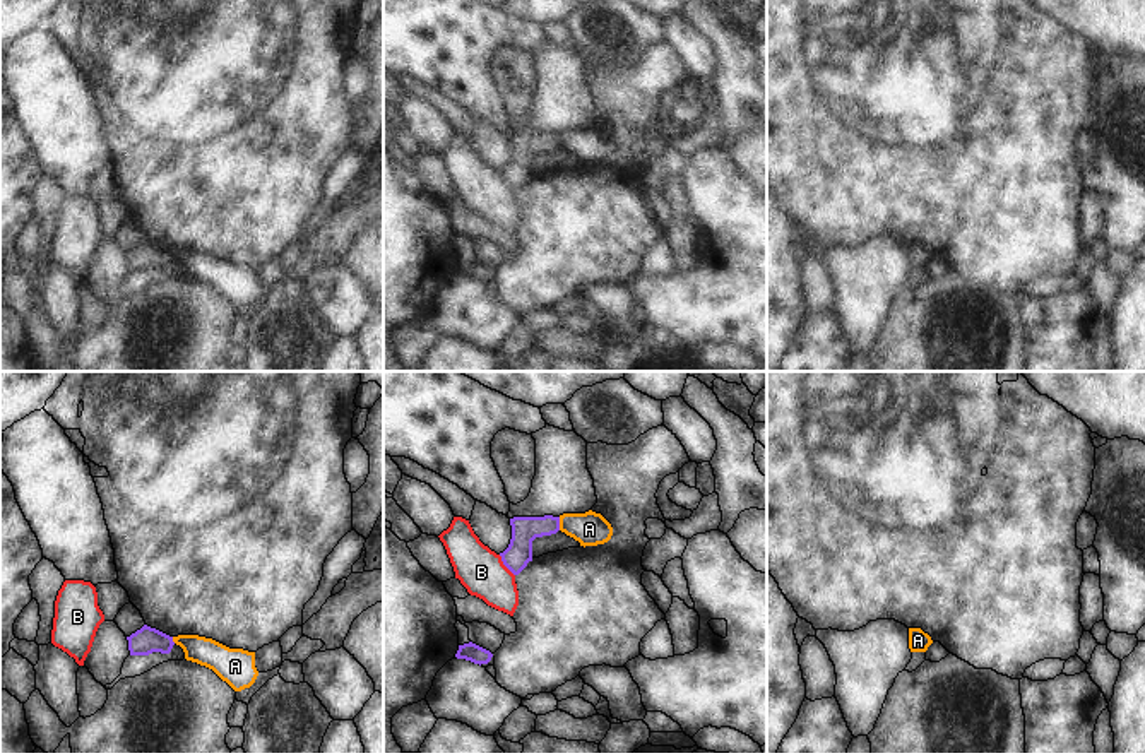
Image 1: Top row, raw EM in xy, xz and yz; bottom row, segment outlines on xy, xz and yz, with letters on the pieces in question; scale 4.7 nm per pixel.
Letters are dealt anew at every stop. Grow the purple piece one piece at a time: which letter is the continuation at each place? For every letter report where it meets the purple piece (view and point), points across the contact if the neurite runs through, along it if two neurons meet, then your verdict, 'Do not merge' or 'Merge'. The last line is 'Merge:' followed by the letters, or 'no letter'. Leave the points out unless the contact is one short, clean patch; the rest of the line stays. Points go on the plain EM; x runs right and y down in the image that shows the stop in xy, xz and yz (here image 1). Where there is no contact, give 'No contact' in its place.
A: Touches purple at xz (558, 141). Boundary: xz (558, 134), (560, 146). Do not merge
B: Touches purple at xz (504, 180). Boundary: xz (498, 171), (514, 192). Do not merge
Merge: no letter

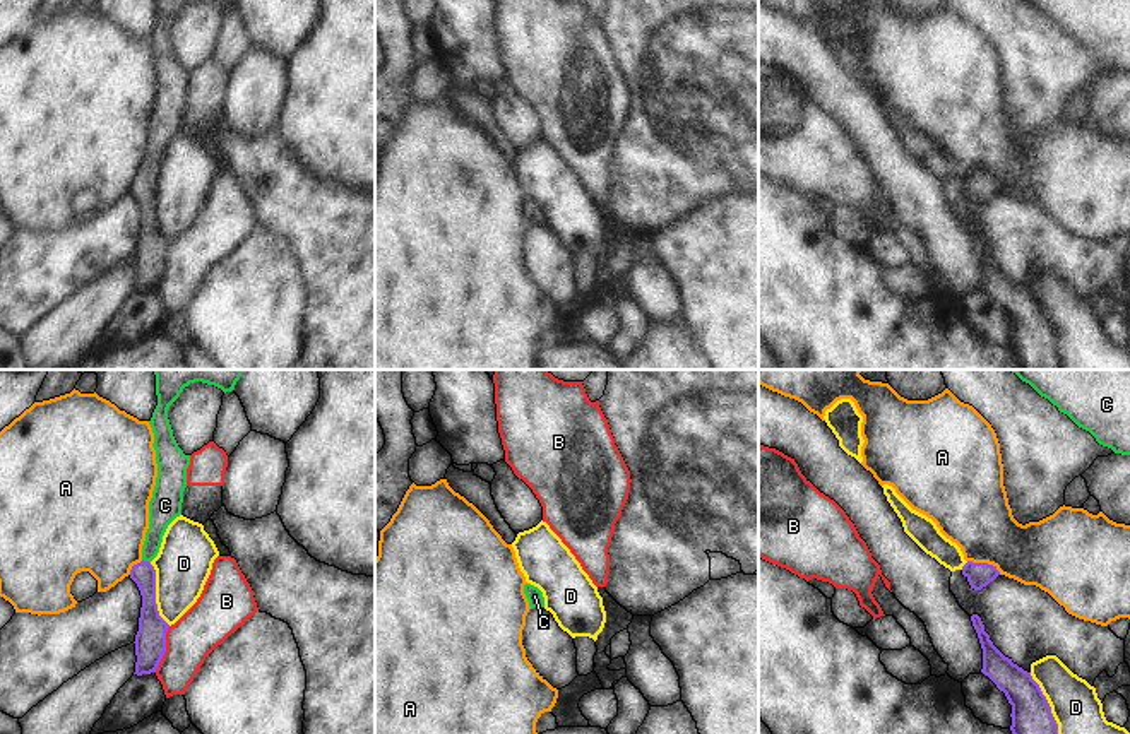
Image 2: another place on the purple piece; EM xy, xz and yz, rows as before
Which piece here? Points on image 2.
A: Touches purple at yz (985, 180). Boundary: yz (968, 177), (990, 180), (1000, 190). Do not merge
B: Touches purple at xy (165, 266). Do not merge
C: Touches purple at xy (146, 178). Path across: xy (142, 190), (146, 178), (161, 129). Merge
D: Touches purple at yz (1050, 329). Do not merge
Merge: C

